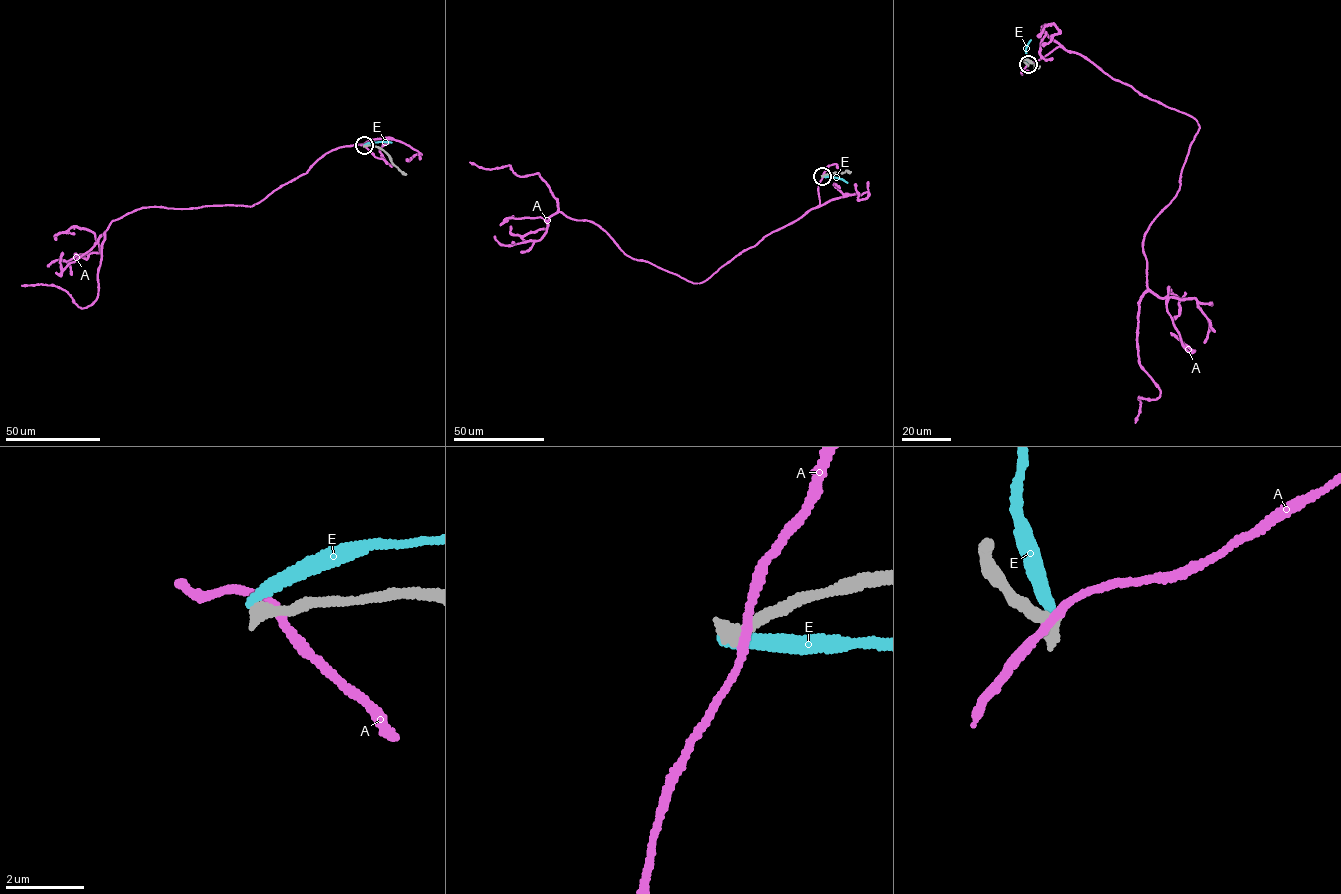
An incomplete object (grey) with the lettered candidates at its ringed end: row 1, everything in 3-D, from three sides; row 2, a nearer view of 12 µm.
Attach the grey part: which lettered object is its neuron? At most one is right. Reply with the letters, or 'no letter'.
no letter

